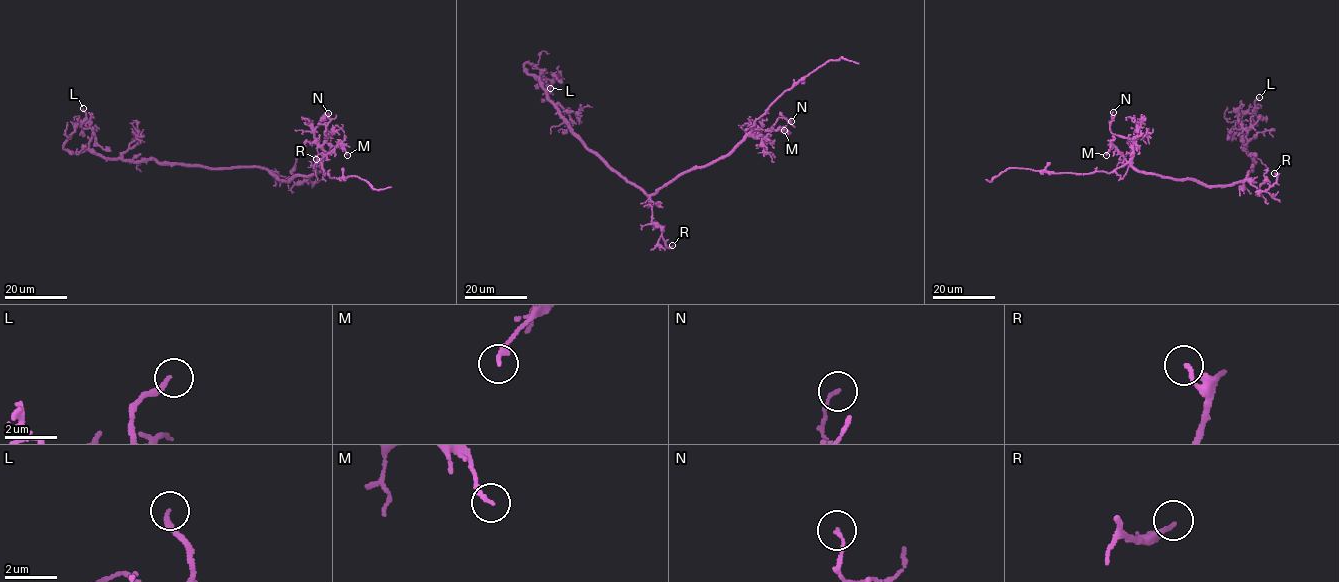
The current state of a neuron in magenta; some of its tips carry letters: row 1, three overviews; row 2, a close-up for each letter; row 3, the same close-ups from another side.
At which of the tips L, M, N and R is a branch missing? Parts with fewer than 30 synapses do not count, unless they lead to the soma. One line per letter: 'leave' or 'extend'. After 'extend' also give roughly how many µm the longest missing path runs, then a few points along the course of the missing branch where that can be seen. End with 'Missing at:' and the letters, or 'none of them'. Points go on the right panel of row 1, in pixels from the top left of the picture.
L: leave
M: leave
N: leave
R: leave
Missing at: none of them

